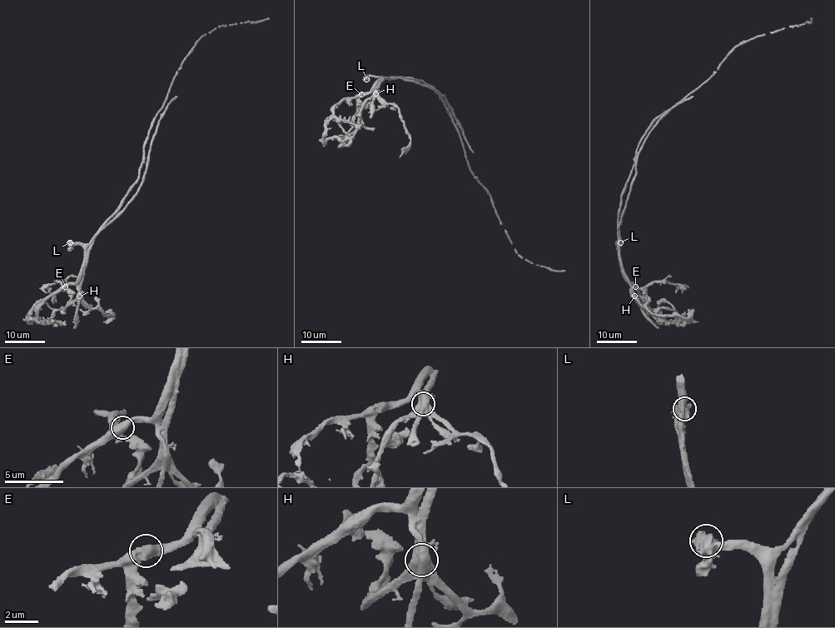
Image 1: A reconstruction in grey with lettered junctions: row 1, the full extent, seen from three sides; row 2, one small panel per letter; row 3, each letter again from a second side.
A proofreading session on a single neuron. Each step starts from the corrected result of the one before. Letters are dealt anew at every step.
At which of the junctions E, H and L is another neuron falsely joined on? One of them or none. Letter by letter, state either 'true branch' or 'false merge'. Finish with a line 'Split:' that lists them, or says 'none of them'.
E: true branch
H: false merge
L: true branch
Split: H

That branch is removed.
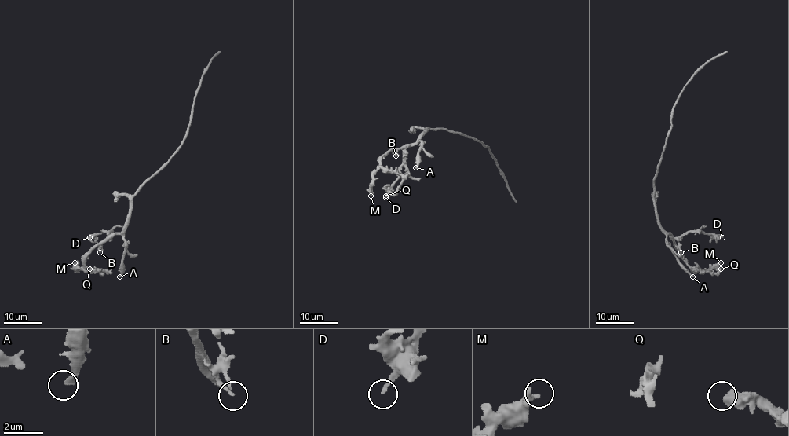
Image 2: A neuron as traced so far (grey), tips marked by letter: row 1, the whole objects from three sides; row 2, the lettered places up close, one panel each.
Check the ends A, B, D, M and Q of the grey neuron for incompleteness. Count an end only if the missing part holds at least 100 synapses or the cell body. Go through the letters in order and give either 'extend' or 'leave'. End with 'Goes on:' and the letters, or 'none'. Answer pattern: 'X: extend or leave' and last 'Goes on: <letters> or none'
A: leave
B: leave
D: leave
M: leave
Q: leave
Goes on: none

